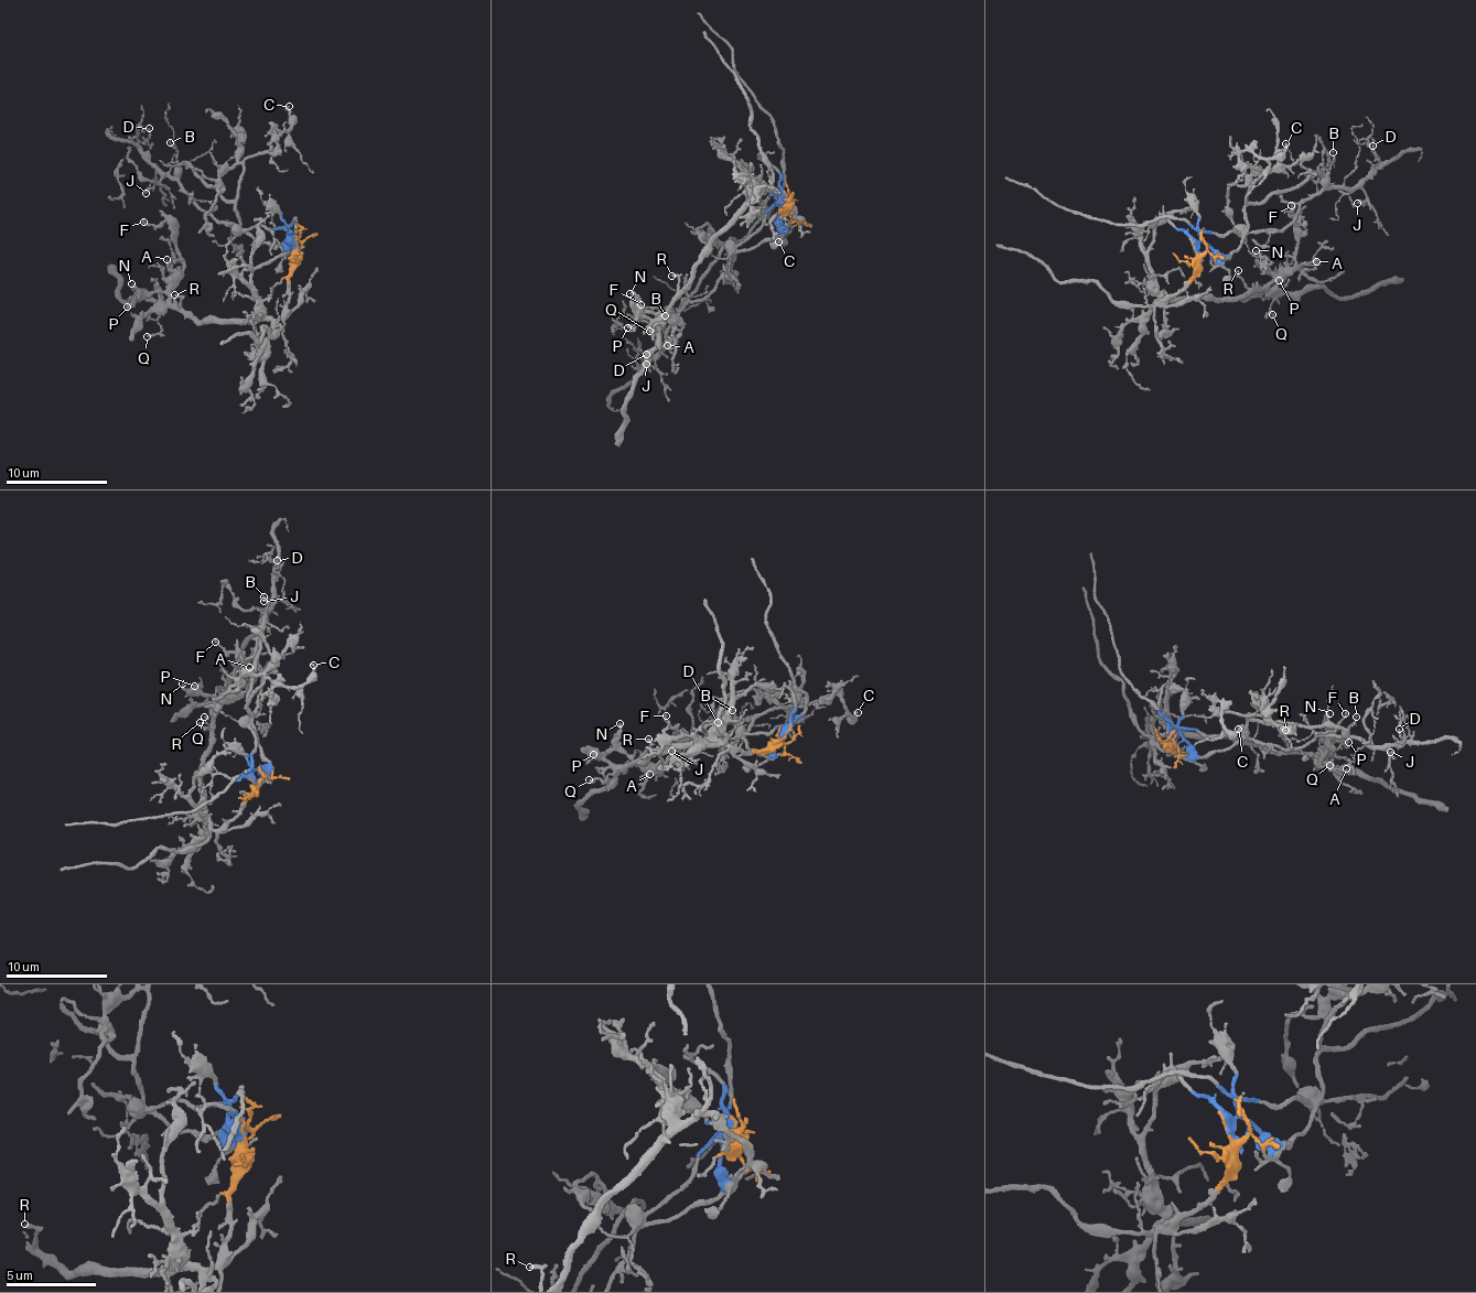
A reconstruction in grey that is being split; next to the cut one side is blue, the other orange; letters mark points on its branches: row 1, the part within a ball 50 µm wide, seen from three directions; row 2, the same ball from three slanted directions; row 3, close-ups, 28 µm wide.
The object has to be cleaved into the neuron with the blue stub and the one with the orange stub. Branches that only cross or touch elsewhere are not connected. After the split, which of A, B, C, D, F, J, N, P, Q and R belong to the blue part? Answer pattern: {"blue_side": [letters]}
{"blue_side": ["B", "C", "D", "J"]}

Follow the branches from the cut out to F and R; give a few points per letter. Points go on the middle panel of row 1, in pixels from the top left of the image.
F: (789, 203), (785, 212), (778, 194), (769, 190), (749, 198), (669, 309), (682, 323), (674, 312), (640, 303)
R: (789, 203), (785, 212), (778, 194), (769, 190), (749, 198), (679, 290), (679, 280), (670, 276)

